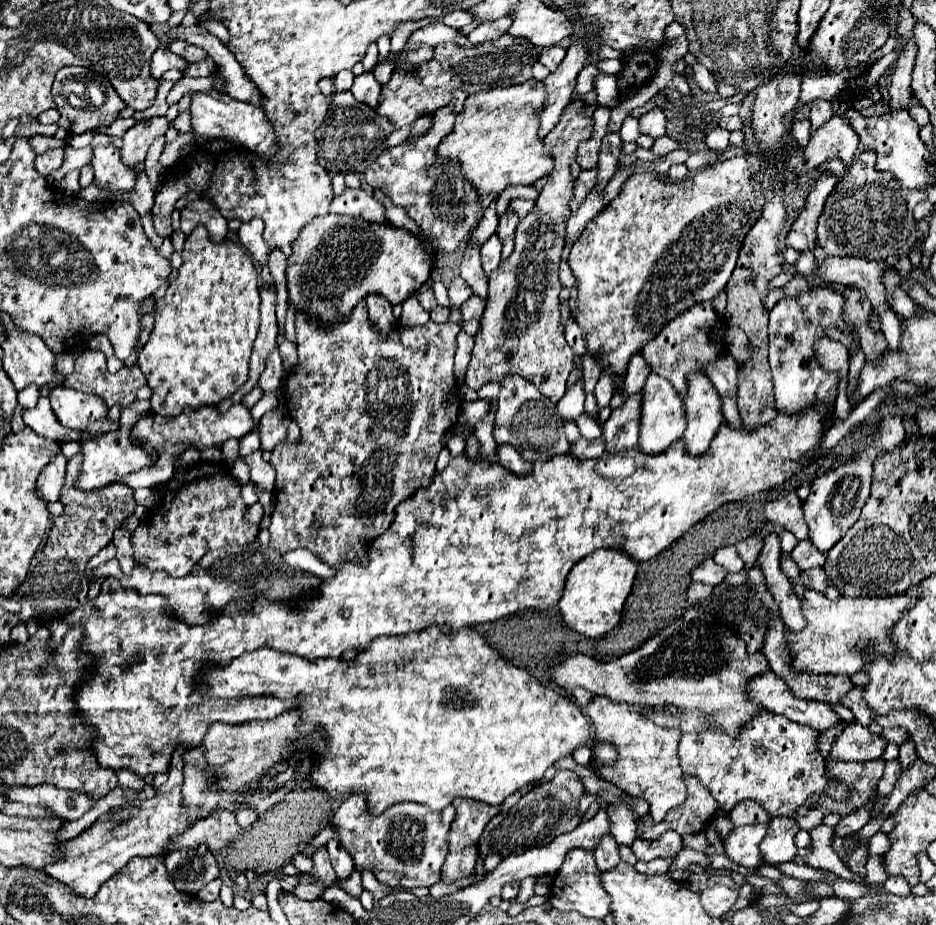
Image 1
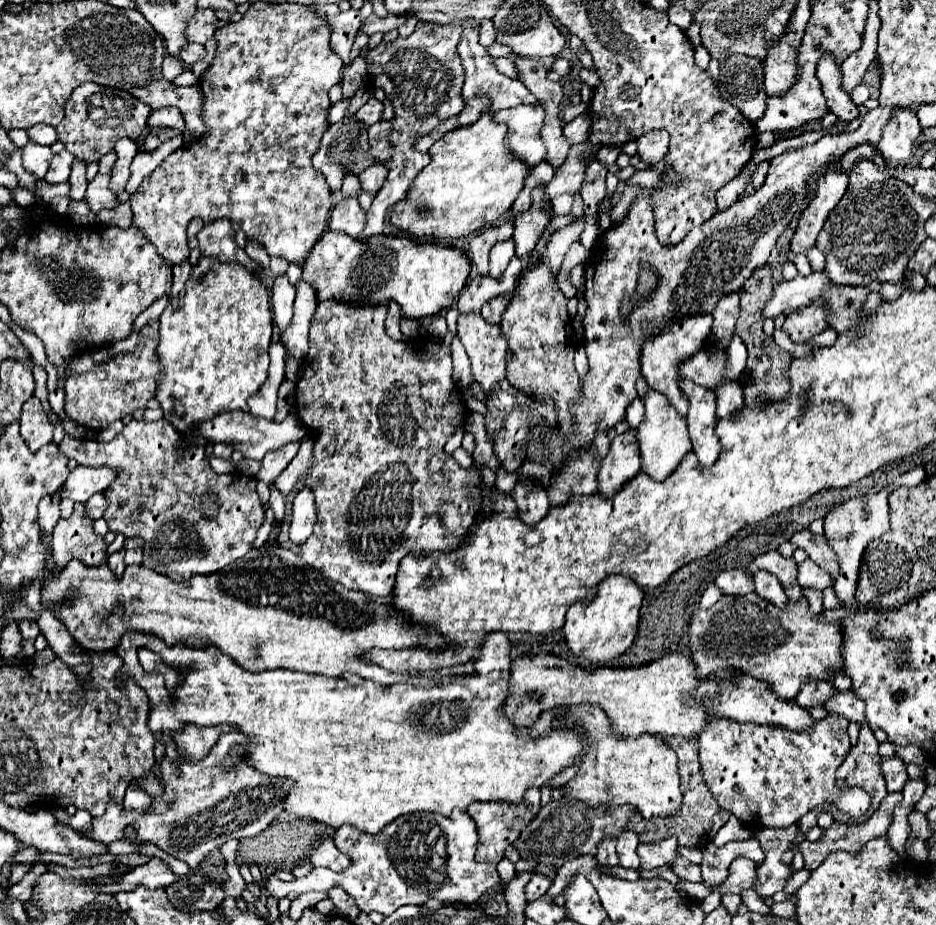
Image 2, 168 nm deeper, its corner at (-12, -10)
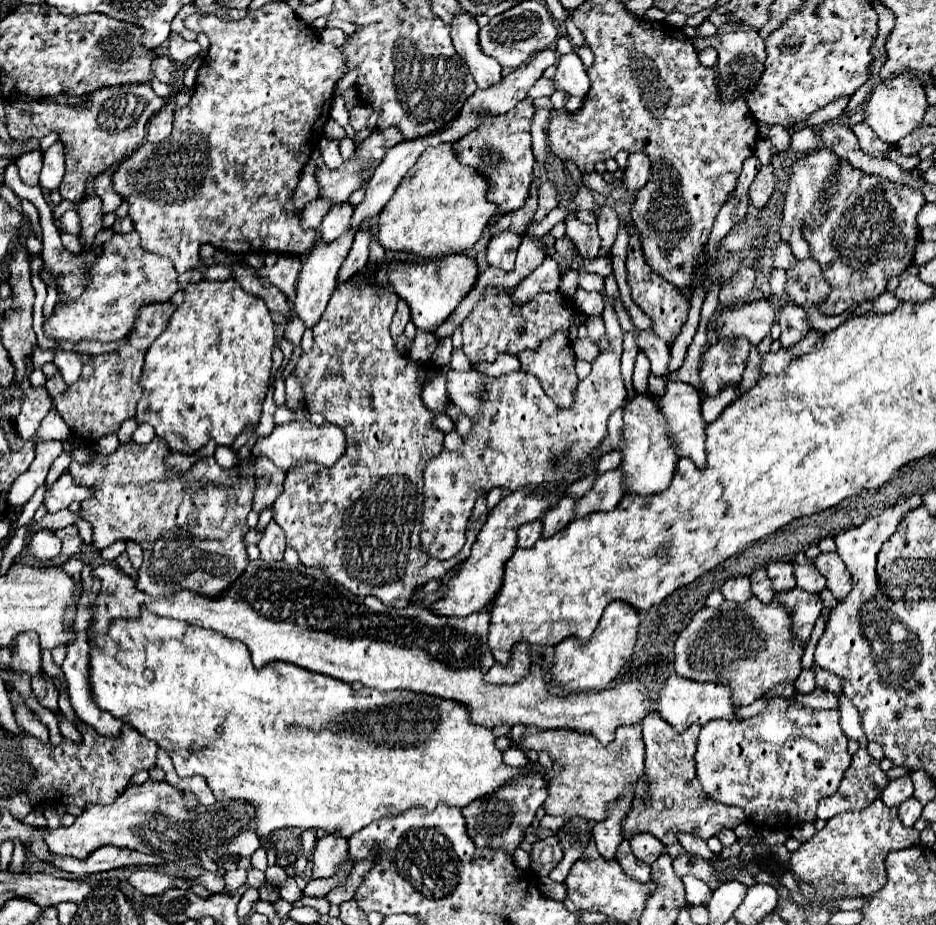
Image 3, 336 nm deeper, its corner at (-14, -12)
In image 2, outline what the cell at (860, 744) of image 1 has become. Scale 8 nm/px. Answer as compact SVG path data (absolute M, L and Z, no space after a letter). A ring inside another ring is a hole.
M897 756L881 758L881 772L883 772L885 782L887 782L887 792L897 792L907 782L905 762L901 758L897 758Z

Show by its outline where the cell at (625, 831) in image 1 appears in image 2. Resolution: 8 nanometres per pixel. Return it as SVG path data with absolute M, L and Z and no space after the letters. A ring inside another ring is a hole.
M633 830L617 836L617 852L619 852L619 858L621 858L619 864L623 868L639 868L637 846L639 846L639 838Z

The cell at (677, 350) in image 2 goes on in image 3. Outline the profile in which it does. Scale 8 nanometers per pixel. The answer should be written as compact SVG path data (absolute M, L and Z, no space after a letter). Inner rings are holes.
M627 222L625 228L629 232L629 248L627 248L625 266L627 266L627 282L629 282L629 288L631 288L631 298L647 316L651 316L651 320L653 320L653 328L651 330L659 338L663 338L665 342L673 342L675 336L681 332L681 326L687 320L689 302L685 298L681 298L681 294L679 294L681 290L679 288L675 288L673 284L665 282L659 274L655 274L651 268L647 268L647 264L643 260L643 252L639 248L639 236L635 232L633 222Z

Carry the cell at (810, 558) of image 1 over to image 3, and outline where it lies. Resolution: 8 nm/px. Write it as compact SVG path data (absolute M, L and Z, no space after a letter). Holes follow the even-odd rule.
M793 564L793 576L797 586L807 592L819 594L825 588L825 576L813 564Z

